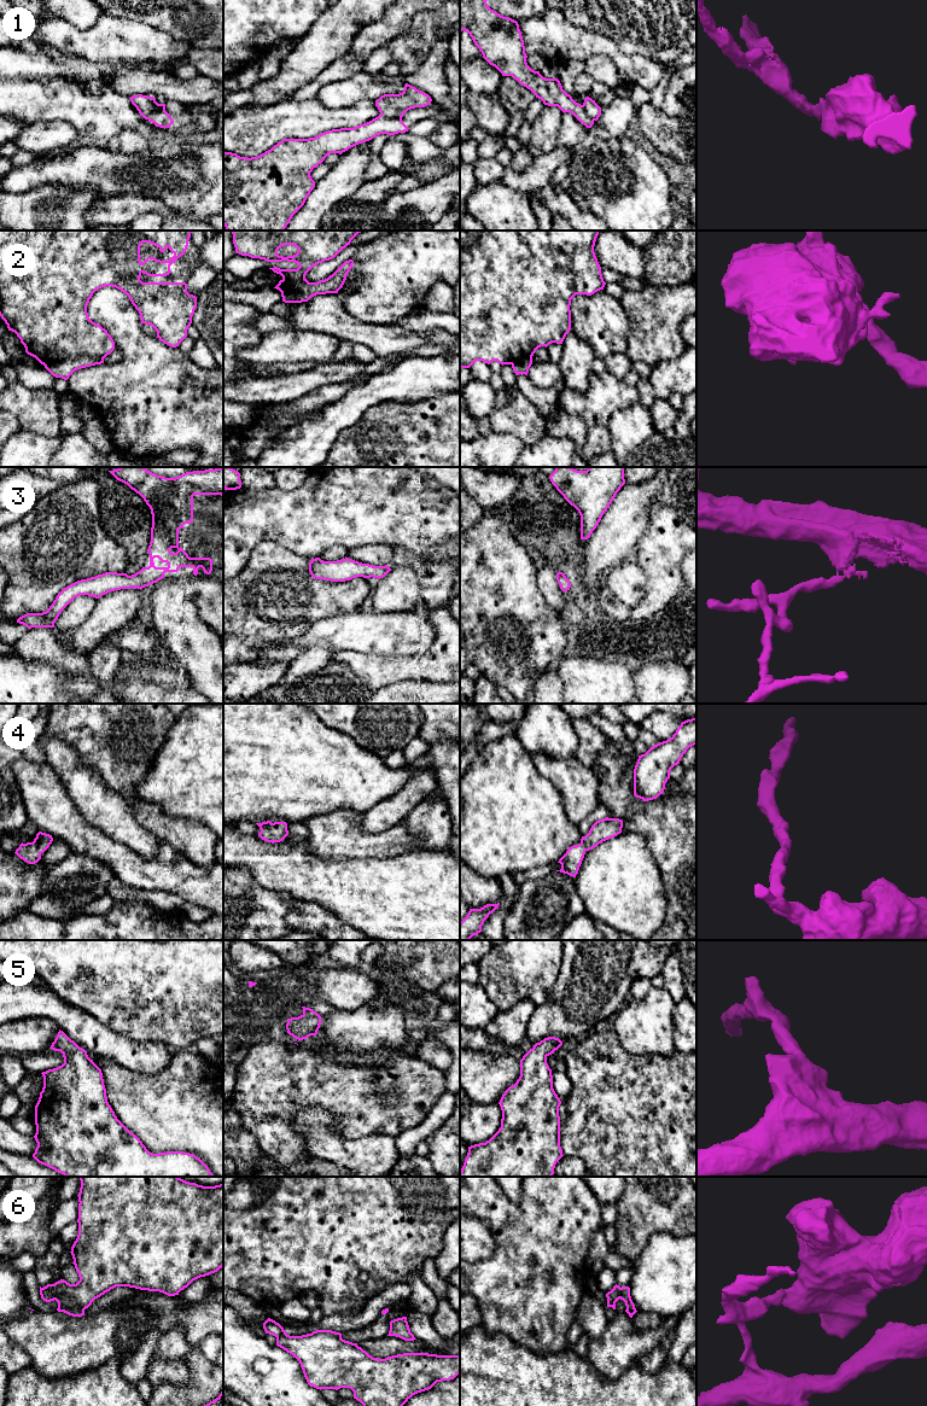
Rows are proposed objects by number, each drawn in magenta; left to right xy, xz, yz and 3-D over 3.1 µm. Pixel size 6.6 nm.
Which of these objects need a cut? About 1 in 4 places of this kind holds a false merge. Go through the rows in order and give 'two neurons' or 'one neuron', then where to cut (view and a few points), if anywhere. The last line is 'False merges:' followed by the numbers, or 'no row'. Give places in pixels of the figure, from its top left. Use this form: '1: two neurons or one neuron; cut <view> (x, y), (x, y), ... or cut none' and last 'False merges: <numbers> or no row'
1: two neurons; cut xz (380, 114), (388, 117), (401, 118)
2: two neurons; cut xy (103, 357), (77, 356), (52, 360), (44, 365)
3: one neuron; cut none
4: one neuron; cut none
5: one neuron; cut none
6: two neurons; cut yz (619, 1288), (621, 1297)
False merges: 1, 2, 6

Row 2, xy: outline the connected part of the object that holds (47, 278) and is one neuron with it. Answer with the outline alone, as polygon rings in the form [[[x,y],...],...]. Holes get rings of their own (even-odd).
[[[0,231],[0,316],[7,325],[8,331],[12,331],[21,339],[25,348],[25,352],[35,357],[41,364],[68,358],[77,358],[82,356],[105,358],[115,349],[115,342],[105,328],[93,322],[87,313],[87,305],[93,293],[101,287],[112,286],[124,292],[132,304],[140,314],[141,325],[152,326],[157,332],[157,338],[164,344],[176,348],[187,337],[187,329],[192,323],[192,316],[197,308],[197,297],[187,292],[186,282],[142,282],[141,274],[147,276],[167,276],[170,274],[170,266],[179,257],[185,255],[192,231]],[[142,243],[150,243],[159,247],[161,252],[169,249],[174,256],[168,261],[147,257],[144,262],[140,259],[140,246]]]

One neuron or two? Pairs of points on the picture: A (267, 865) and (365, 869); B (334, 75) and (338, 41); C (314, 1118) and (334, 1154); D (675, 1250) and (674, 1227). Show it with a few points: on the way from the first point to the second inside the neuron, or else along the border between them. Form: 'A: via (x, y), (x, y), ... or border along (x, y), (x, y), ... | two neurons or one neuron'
A: via (291, 868), (297, 871), (340, 871) | one neuron
B: border along (349, 50), (338, 56), (316, 76) | two neurons
C: via (318, 1126), (321, 1136), (331, 1145) | one neuron
D: border along (683, 1236), (656, 1232), (647, 1244) | two neurons

